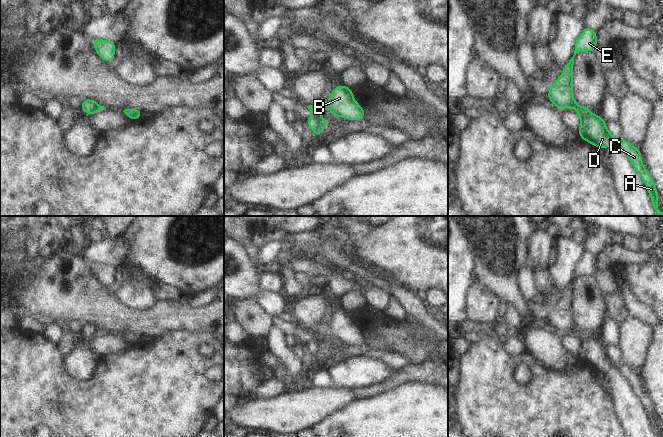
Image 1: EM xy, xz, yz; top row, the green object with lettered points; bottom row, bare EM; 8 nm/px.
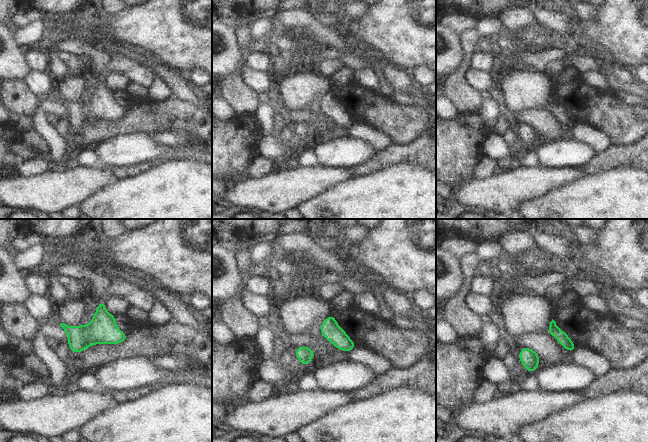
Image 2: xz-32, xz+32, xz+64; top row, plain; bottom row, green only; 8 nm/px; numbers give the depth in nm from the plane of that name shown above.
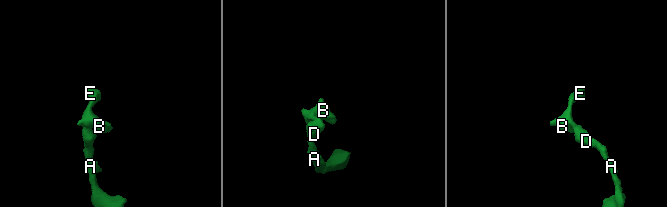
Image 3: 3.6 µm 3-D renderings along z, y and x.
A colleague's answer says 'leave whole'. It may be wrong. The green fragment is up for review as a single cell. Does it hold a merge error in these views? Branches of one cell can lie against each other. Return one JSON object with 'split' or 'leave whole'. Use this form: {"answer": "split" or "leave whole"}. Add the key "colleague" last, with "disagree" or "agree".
{"answer": "leave whole", "colleague": "agree"}

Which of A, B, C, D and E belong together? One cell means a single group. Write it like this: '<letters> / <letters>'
A B C D E

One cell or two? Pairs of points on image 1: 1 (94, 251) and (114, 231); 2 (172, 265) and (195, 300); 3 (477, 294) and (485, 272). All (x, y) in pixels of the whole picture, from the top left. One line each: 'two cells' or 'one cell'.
1: two cells
2: two cells
3: two cells

